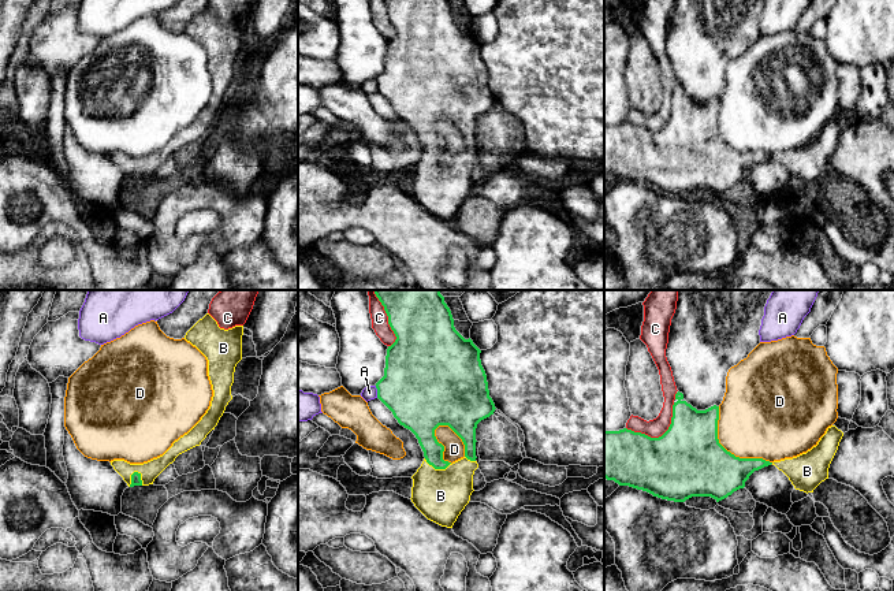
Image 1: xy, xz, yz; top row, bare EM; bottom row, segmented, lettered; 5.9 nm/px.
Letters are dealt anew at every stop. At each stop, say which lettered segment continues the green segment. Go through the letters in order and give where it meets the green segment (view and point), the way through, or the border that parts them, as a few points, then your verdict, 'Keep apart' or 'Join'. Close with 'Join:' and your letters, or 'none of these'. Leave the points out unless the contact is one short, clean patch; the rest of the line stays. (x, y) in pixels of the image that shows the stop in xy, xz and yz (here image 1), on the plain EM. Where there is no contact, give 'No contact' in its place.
A: Touches green at xz (377, 85). Boundary: xz (375, 80), (377, 90). Keep apart
B: Touches green at xy (131, 170). Join
C: Touches green at yz (659, 130). Keep apart
D: Touches green at yz (726, 144). Keep apart
Join: B

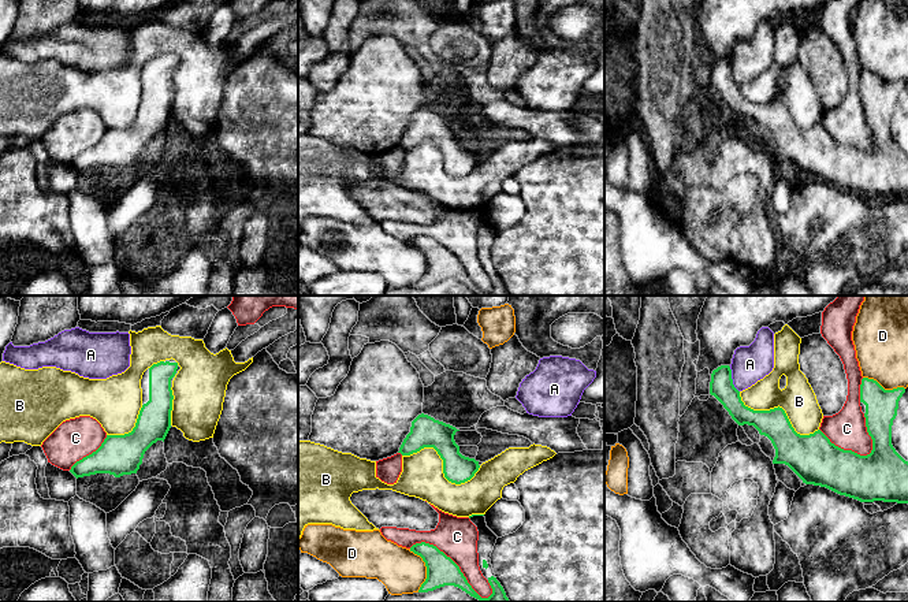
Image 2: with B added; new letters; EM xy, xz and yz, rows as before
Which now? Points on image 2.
A: Touches green at yz (732, 73). Boundary: yz (729, 60), (732, 77), (739, 85). Keep apart
B: Touches green at xz (443, 159). Keep apart
C: Touches green at xz (454, 256). Keep apart
D: Touches green at xz (427, 263). Keep apart
Join: none of these

